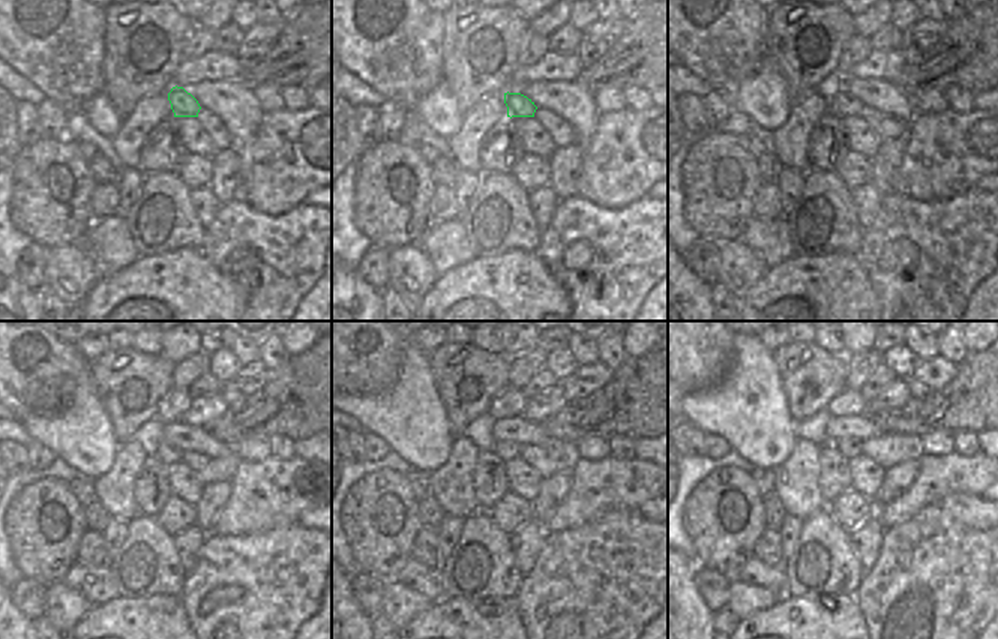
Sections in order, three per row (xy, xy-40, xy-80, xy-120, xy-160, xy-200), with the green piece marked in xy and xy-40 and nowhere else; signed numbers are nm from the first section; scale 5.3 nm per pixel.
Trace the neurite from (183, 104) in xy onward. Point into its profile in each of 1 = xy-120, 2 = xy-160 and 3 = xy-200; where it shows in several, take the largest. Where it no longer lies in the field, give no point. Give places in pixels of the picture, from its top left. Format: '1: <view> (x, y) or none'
1: xy-120 (165, 452)
2: xy-160 (506, 450)
3: xy-200 (848, 447)

